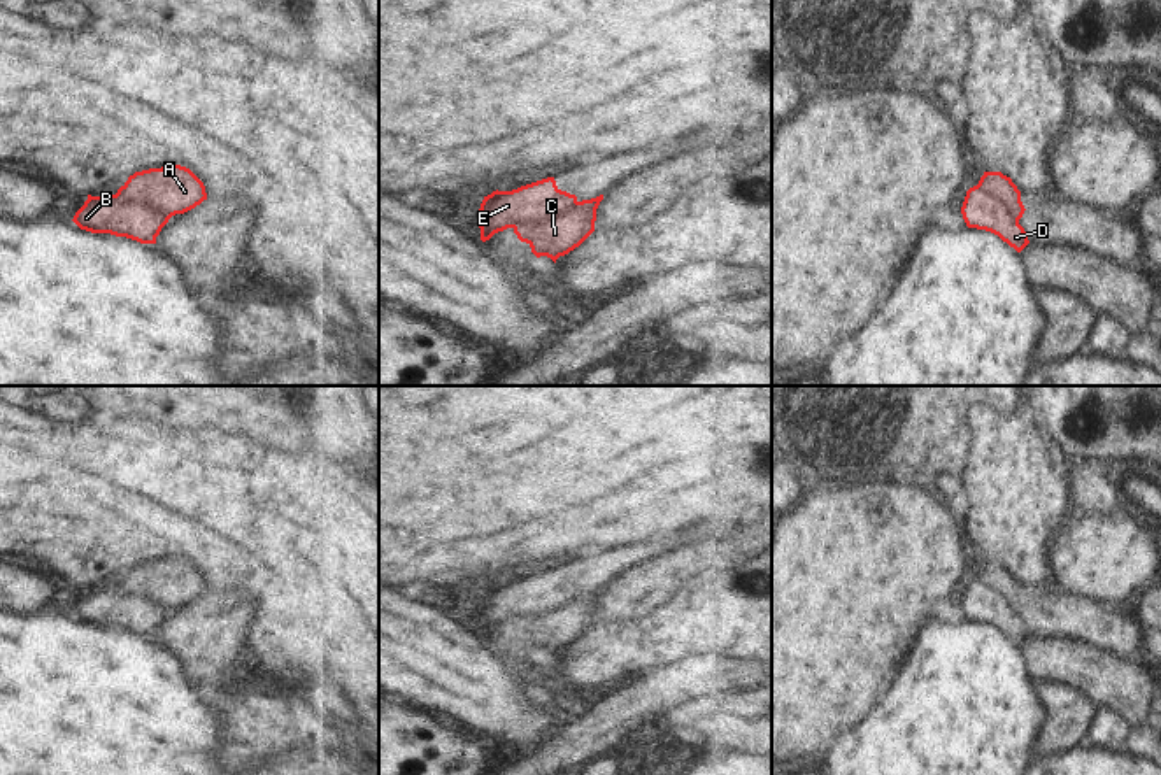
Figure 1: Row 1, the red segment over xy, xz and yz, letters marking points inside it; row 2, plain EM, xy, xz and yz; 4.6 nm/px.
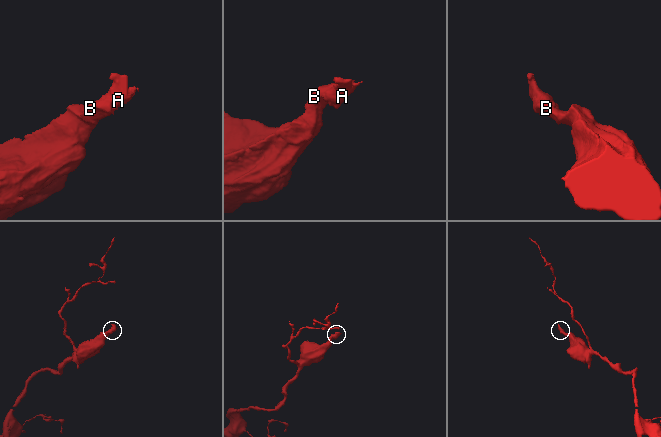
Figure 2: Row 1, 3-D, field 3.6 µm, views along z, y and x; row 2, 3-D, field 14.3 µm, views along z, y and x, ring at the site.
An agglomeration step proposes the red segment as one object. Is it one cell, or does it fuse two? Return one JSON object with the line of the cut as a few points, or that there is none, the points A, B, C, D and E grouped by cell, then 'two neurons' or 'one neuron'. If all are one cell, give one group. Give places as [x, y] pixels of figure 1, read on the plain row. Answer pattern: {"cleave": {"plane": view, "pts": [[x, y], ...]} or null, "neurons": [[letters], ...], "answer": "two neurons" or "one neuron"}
{"cleave": {"plane": "xz", "pts": [[577, 595], [555, 607], [512, 619]]}, "neurons": [["A", "C"], ["B", "D", "E"]], "answer": "two neurons"}

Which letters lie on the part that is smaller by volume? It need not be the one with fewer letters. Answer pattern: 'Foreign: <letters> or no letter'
Foreign: A, C

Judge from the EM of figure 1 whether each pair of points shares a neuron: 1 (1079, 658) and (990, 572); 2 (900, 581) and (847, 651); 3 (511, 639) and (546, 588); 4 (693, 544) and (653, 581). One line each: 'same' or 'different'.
1: different
2: same
3: different
4: same

